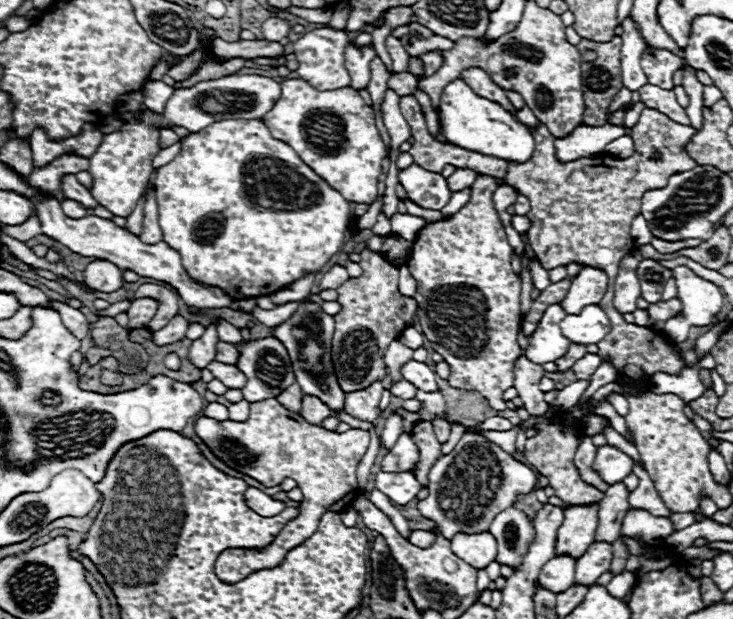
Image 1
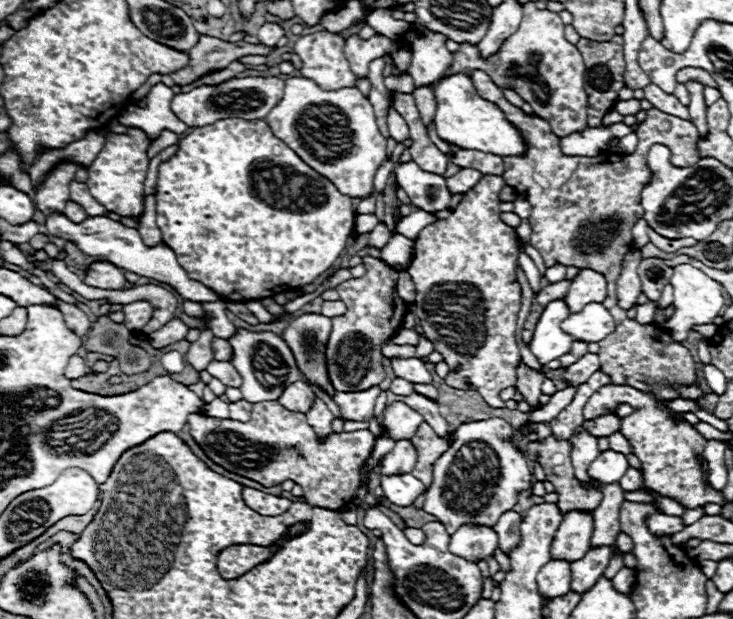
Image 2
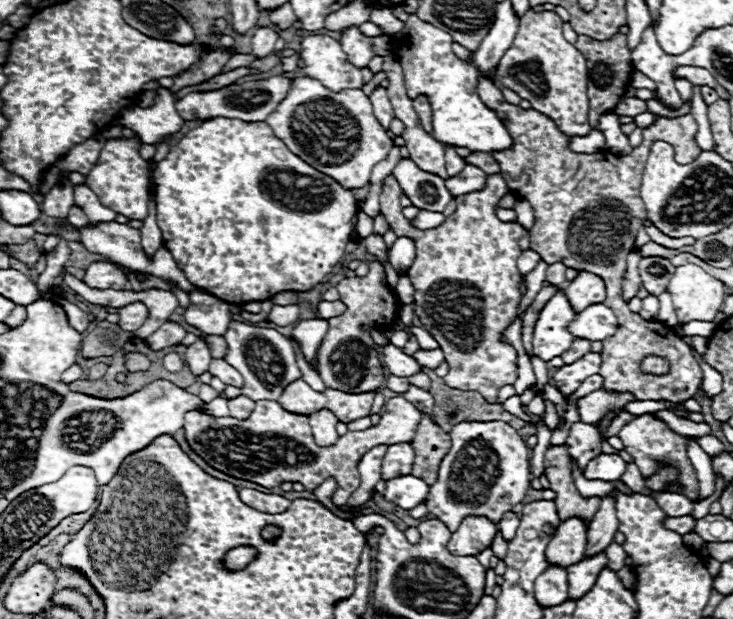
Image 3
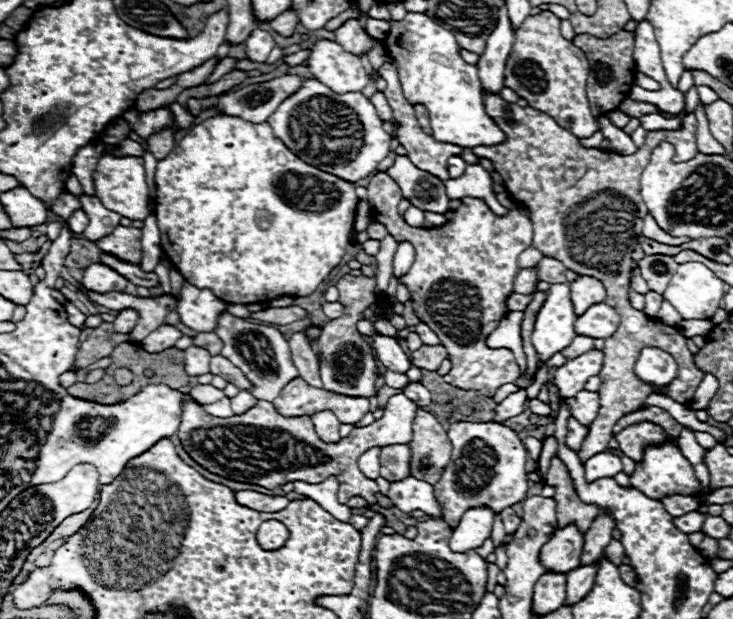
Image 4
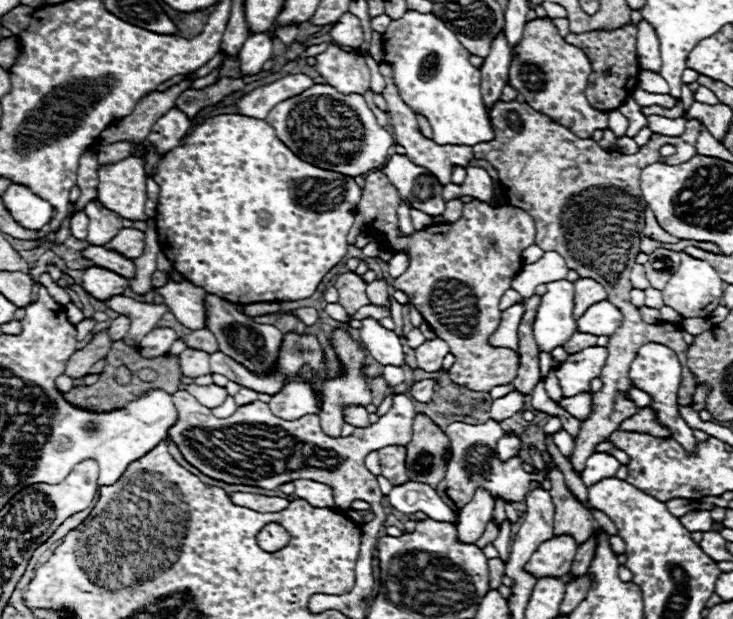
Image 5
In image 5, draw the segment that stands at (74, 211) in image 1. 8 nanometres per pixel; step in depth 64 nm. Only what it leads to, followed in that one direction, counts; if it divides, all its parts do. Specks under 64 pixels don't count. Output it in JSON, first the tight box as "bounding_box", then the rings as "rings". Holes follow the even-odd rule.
{"bounding_box":[70,212,88,240],"rings":[[[76,212],[70,218],[70,230],[72,230],[74,238],[86,240],[86,234],[88,234],[88,216],[84,212]]]}

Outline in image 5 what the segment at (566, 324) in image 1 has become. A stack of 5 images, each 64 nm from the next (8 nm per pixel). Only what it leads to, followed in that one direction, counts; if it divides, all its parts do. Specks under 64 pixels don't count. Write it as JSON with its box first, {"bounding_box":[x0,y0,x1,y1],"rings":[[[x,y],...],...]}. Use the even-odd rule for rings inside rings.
{"bounding_box":[578,300,622,336],"rings":[[[608,300],[596,302],[578,318],[578,330],[594,336],[610,336],[622,324],[622,312]]]}

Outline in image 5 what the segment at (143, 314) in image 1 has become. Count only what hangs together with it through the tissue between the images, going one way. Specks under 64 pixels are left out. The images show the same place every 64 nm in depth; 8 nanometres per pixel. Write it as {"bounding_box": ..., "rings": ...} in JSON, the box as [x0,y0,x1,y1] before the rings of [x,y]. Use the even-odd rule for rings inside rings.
{"bounding_box":[108,316,130,342],"rings":[[[118,316],[116,320],[112,320],[112,324],[110,324],[110,328],[108,328],[110,338],[114,338],[114,342],[122,340],[124,334],[128,332],[128,326],[130,326],[130,320],[128,320],[126,316]]]}

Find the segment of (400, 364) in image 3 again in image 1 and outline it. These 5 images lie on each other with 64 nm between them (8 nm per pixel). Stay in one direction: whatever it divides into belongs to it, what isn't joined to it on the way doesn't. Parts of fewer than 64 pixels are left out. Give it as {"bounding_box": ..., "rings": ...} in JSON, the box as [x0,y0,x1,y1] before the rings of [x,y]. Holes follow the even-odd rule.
{"bounding_box":[402,360,438,392],"rings":[[[410,360],[402,366],[402,376],[404,380],[408,380],[410,384],[414,384],[416,388],[422,388],[424,392],[432,392],[438,390],[436,386],[436,374],[430,370],[430,366],[426,366],[424,362],[416,362]]]}

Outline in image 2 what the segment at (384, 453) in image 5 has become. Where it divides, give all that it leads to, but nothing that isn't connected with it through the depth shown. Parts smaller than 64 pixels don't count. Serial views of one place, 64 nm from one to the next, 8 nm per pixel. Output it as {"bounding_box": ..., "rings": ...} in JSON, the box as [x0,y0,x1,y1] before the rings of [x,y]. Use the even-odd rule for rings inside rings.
{"bounding_box":[380,440,418,474],"rings":[[[398,440],[396,446],[384,456],[380,464],[380,474],[406,474],[412,472],[418,460],[416,448],[410,440]]]}

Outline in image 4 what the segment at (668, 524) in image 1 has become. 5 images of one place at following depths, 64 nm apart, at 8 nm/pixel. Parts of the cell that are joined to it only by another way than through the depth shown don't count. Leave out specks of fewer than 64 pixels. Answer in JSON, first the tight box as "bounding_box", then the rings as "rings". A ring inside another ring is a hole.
{"bounding_box":[674,512,706,534],"rings":[[[688,512],[688,514],[684,514],[684,516],[674,518],[674,524],[676,524],[682,532],[692,534],[692,532],[700,532],[700,530],[702,530],[704,520],[706,520],[706,514],[702,514],[702,512]]]}

